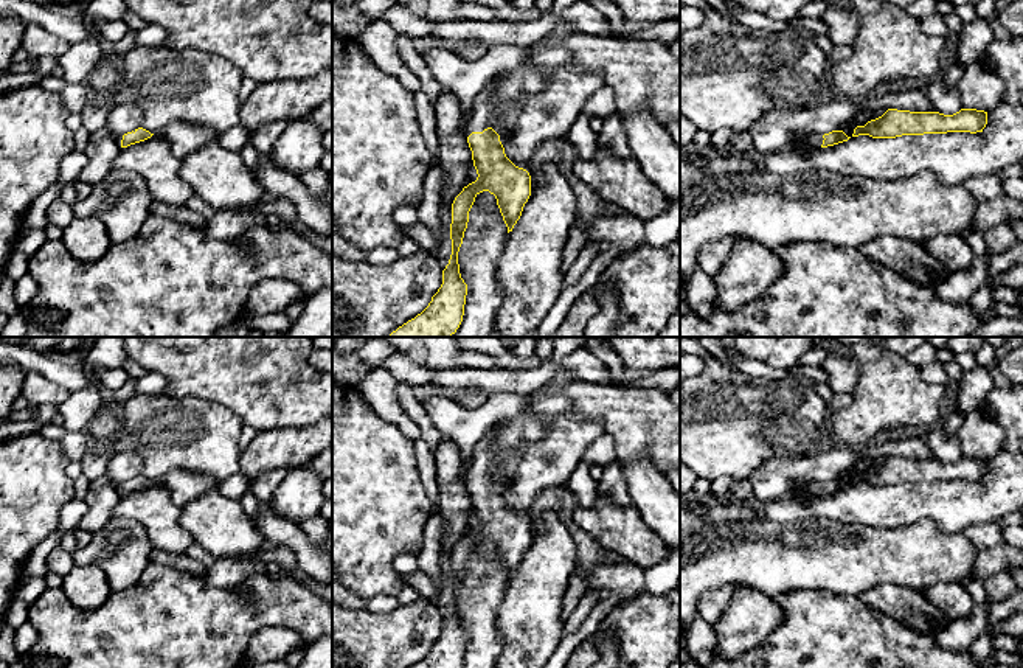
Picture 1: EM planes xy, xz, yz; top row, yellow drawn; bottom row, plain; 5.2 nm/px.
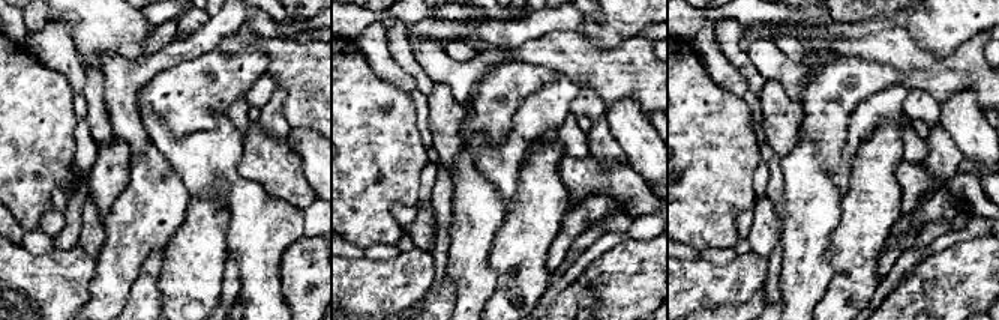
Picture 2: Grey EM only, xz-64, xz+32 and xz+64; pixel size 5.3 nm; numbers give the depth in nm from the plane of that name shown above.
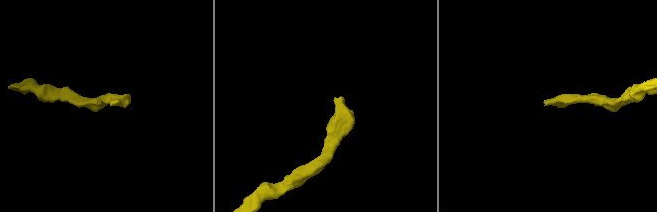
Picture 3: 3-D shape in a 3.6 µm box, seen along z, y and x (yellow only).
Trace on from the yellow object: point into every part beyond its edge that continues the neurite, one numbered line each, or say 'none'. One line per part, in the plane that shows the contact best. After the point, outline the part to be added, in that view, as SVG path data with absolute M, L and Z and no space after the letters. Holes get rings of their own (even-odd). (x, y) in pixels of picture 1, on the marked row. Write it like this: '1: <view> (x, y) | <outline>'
1: xz (486, 109) | M494 79L487 87L484 87L473 99L472 118L466 129L466 138L472 132L483 132L498 120L501 109L495 96L501 79Z

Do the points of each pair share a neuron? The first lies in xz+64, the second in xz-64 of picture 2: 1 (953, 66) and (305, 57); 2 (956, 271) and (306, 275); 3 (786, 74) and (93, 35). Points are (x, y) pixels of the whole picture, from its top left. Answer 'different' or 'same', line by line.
1: same
2: same
3: different

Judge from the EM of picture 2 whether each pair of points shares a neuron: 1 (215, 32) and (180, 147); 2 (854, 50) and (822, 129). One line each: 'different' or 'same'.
1: different
2: different

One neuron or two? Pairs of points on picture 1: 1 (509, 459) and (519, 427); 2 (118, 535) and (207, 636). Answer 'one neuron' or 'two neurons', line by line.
1: one neuron
2: two neurons

